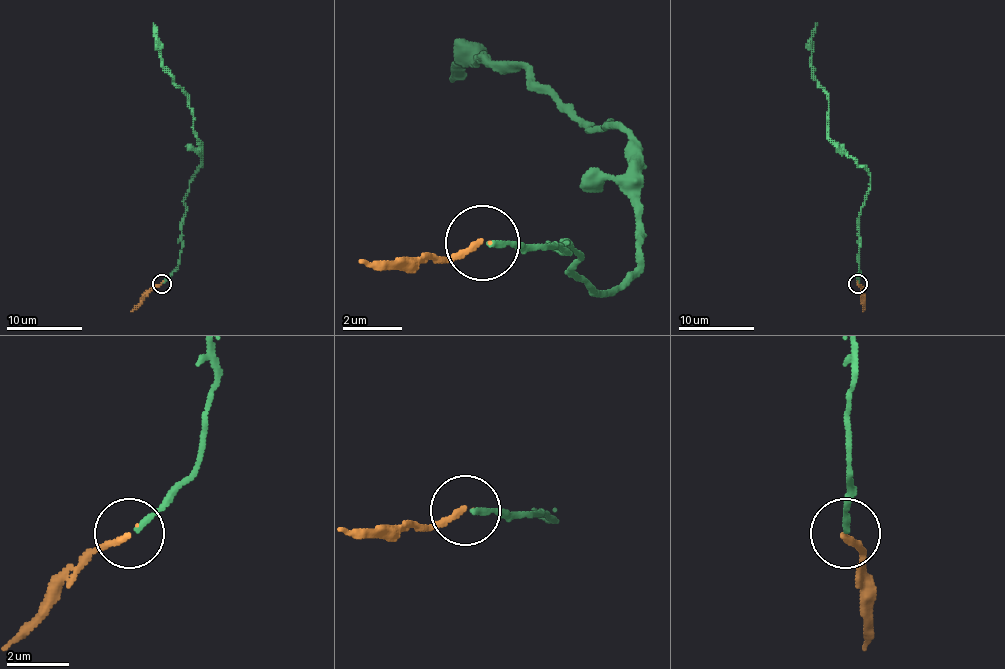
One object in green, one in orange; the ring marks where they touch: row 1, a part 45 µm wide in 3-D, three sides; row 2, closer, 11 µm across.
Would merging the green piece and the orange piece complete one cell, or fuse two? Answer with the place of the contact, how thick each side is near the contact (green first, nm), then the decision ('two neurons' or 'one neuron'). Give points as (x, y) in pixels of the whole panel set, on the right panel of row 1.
(857, 283) | 190/190 nm | one neuron

